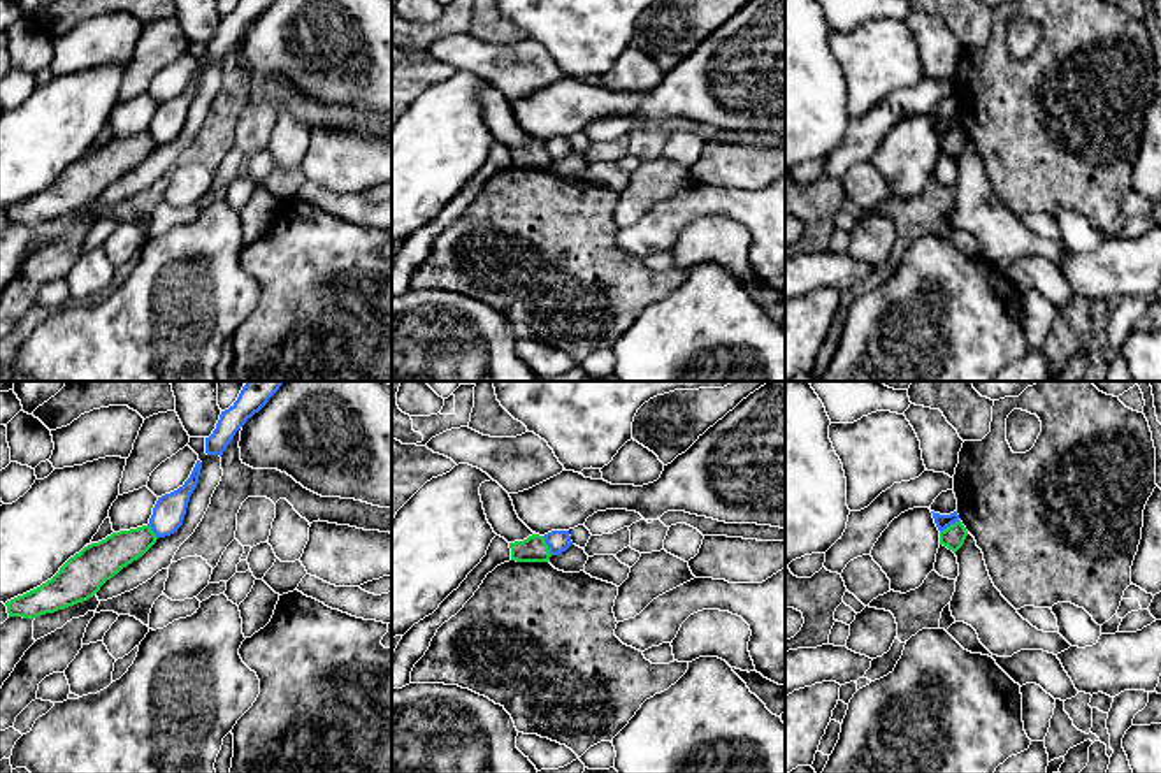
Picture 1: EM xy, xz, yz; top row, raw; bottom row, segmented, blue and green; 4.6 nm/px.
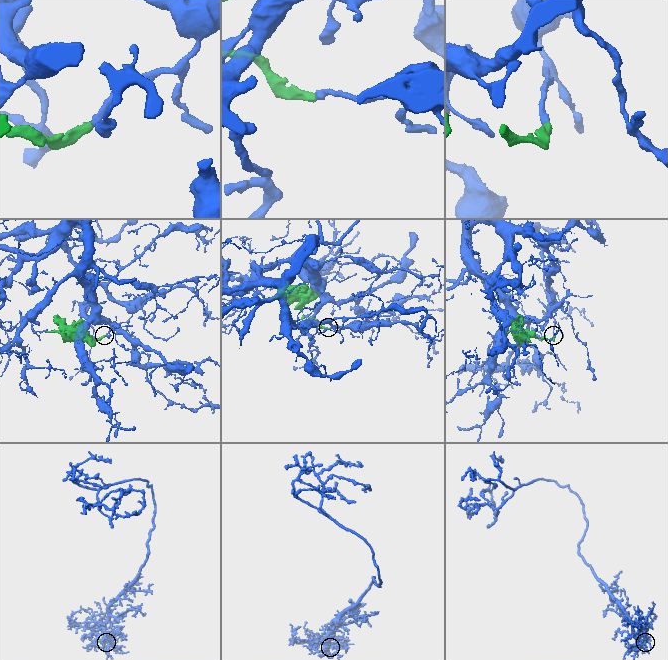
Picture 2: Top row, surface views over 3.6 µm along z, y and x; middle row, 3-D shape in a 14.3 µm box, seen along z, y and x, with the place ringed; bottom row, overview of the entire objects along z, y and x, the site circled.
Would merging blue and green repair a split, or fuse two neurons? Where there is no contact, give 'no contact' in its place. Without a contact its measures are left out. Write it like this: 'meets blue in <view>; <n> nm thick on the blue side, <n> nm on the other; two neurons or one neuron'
meets blue in yz; 70 nm thick on the blue side, 100 nm on the other; two neurons

